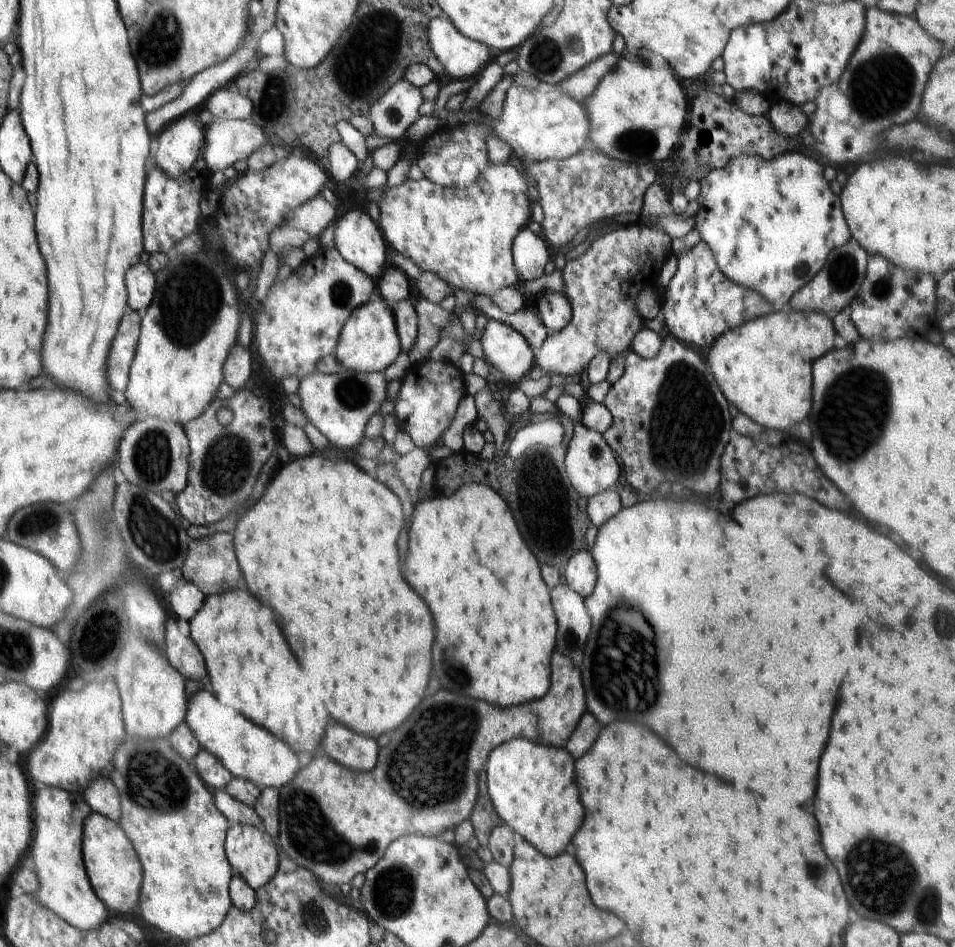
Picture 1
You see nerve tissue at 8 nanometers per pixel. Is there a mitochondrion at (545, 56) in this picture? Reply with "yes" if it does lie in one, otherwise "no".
yes

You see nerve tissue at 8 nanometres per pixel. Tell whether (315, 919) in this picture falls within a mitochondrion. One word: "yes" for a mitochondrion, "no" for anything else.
yes

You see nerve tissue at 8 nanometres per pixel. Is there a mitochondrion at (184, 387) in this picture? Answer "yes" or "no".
no

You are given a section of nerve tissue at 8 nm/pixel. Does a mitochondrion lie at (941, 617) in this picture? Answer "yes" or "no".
yes

